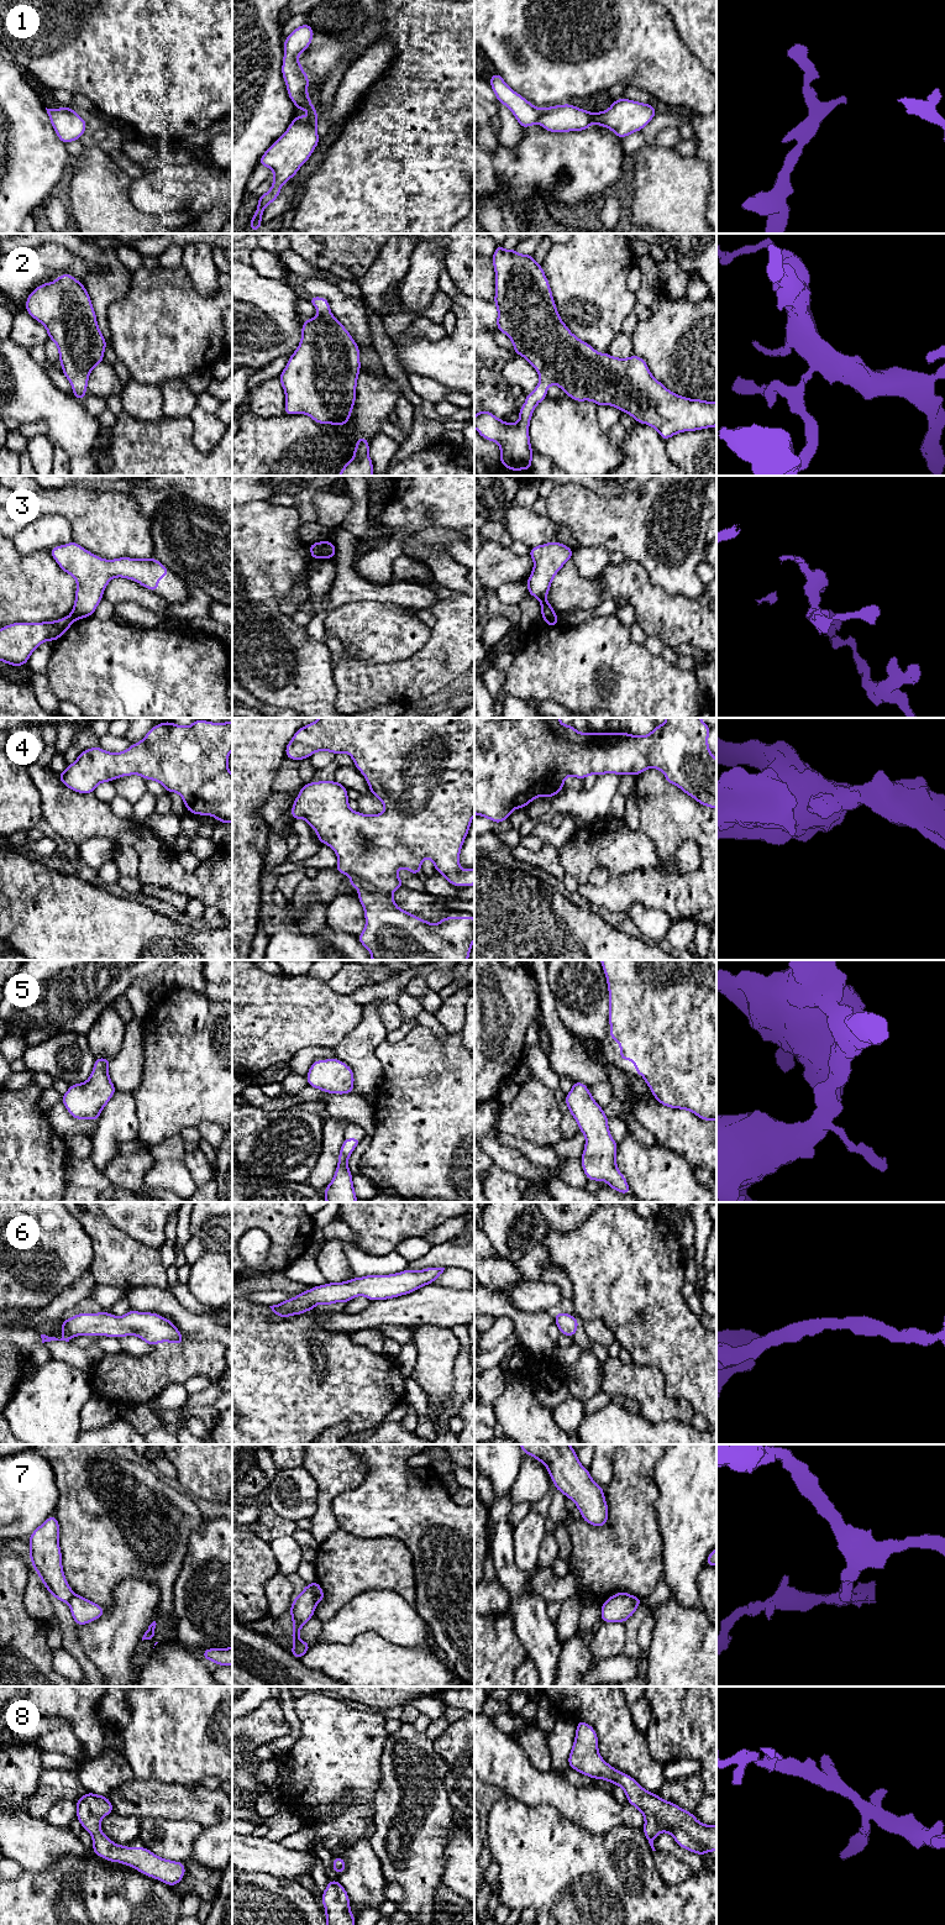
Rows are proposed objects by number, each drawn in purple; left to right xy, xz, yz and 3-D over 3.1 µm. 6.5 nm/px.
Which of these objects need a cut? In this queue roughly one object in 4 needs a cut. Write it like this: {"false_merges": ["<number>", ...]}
{"false_merges": ["3", "7"]}

